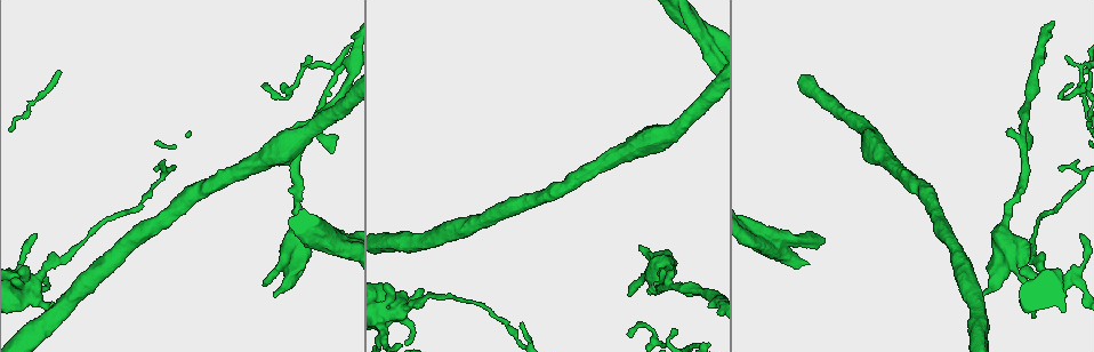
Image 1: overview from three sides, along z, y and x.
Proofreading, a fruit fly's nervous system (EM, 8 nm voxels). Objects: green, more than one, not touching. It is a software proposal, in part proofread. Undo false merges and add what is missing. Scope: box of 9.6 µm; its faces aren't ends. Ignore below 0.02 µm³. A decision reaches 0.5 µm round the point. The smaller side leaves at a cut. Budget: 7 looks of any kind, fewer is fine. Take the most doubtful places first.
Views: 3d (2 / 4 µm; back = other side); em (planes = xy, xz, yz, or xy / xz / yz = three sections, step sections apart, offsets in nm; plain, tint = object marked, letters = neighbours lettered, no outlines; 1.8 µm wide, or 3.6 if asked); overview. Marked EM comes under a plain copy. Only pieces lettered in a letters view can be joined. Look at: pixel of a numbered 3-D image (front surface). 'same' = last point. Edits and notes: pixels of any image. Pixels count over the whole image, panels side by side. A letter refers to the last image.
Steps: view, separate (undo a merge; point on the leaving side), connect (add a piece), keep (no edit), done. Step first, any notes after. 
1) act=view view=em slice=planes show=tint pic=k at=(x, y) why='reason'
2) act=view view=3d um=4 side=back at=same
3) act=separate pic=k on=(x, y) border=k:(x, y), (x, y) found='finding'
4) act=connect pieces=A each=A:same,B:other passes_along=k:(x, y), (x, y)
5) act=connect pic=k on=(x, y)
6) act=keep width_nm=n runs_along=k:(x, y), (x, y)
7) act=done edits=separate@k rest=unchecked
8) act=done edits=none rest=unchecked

act=view view=3d um=2 side=back pic=1 at=(757, 240) why='side arm on a straight run'

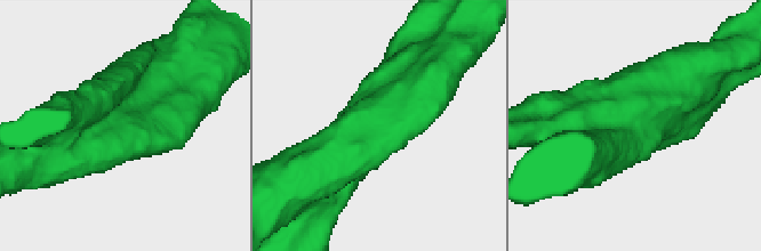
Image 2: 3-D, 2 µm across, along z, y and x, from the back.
act=view view=em slice=planes show=letters pic=2 at=(631, 132) why='need the tissue'

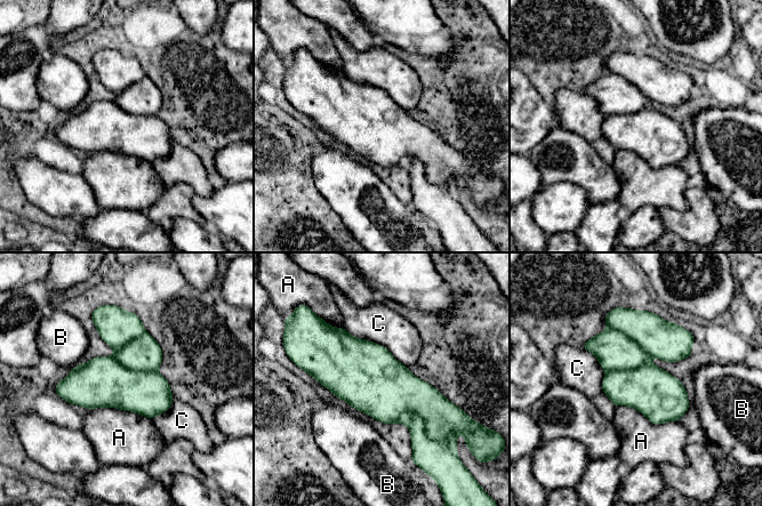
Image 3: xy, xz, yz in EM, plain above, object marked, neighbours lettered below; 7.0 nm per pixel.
act=separate pic=3 on=(657, 337) width_nm=380 each=A:other,B:other,C:other found='two neurons meet here'

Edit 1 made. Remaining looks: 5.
act=view view=3d um=4 pic=1 at=(1007, 130) why='three-way junction'

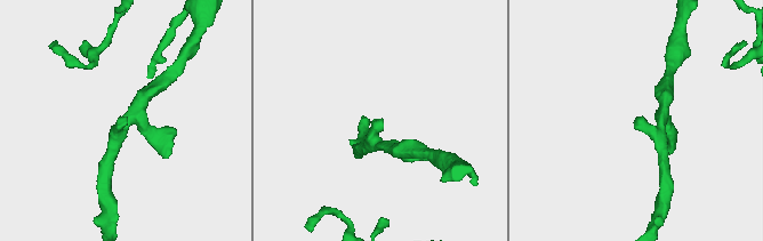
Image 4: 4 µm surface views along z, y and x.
act=view view=em slice=xz step=8 show=letters pic=4 at=(126, 122) arms=3 arm_widths_nm=190,200,220

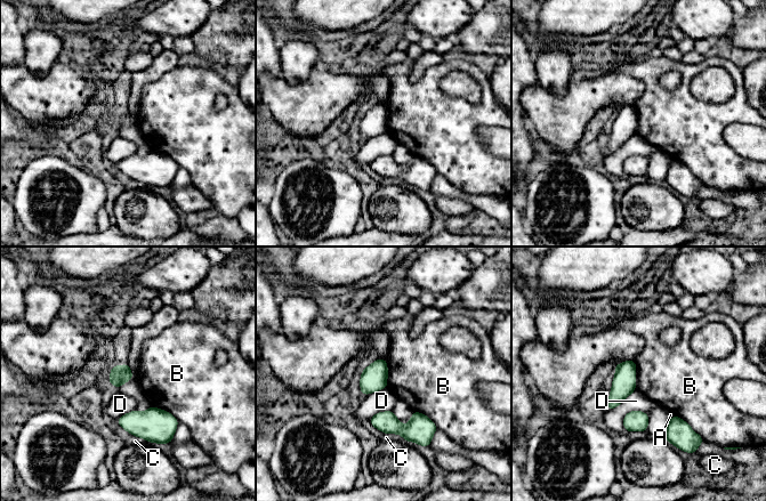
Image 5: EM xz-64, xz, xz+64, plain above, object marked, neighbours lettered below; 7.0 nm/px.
act=keep width_nm=130 each=A:other,B:other,C:other,D:other border=5:(151, 405), (168, 411), (178, 421) found='no lettered piece goes on from it'

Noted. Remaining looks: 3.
act=done edits=separate@3 rest=unchecked

